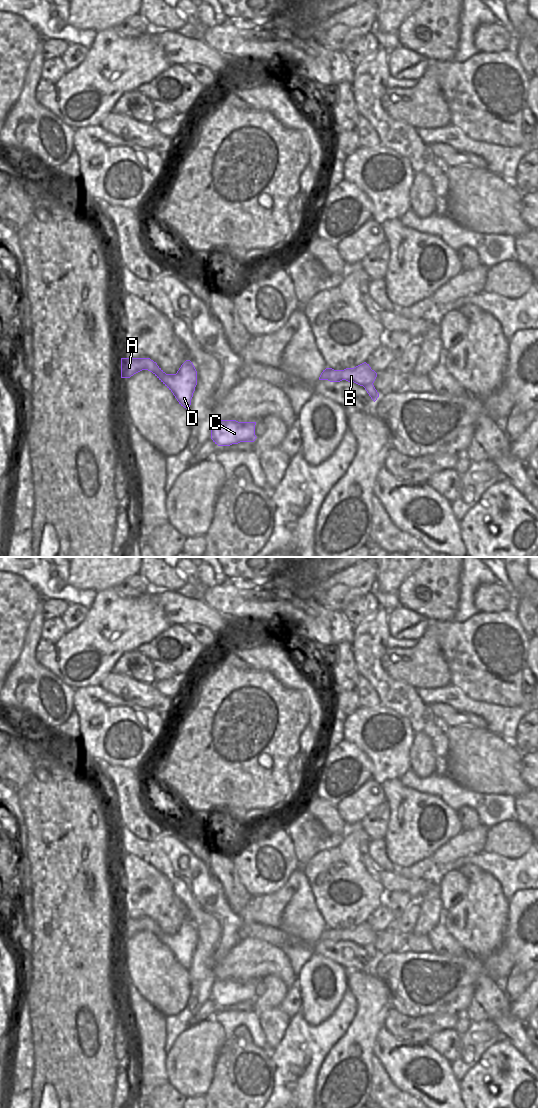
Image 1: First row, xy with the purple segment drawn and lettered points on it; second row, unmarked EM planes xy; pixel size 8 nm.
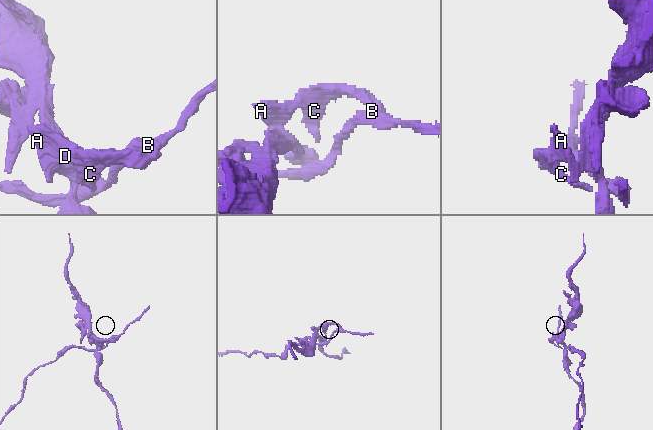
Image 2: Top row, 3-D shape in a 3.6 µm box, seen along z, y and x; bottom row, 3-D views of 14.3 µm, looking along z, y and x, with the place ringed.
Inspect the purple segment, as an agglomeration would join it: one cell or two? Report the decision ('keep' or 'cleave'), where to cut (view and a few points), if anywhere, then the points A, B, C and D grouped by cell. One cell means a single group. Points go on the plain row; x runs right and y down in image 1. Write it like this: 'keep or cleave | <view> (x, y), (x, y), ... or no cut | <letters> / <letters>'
cleave | xy (372, 943), (363, 946) | A C D / B

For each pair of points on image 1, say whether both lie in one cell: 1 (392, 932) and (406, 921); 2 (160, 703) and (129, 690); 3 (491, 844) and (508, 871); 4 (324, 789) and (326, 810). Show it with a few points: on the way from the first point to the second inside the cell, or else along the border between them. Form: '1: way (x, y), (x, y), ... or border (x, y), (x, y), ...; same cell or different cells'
1: border (407, 905), (399, 921), (399, 930), (406, 936); different cells
2: way (152, 699), (137, 692); same cell
3: border (483, 851), (493, 851), (506, 857), (520, 857); different cells
4: border (311, 792), (336, 806); different cells

